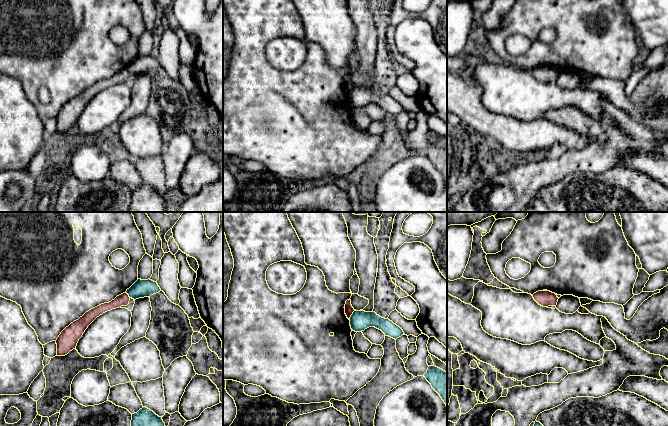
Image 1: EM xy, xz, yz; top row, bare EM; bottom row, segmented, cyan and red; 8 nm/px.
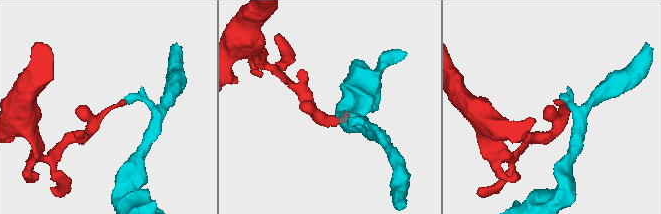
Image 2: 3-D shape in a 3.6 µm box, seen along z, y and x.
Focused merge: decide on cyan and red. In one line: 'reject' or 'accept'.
reject

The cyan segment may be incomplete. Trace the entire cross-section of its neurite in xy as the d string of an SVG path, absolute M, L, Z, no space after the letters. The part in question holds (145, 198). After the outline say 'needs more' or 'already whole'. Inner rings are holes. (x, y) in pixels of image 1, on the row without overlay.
M143 183L132 190L130 207L125 212L167 212L162 193Z | already whole

